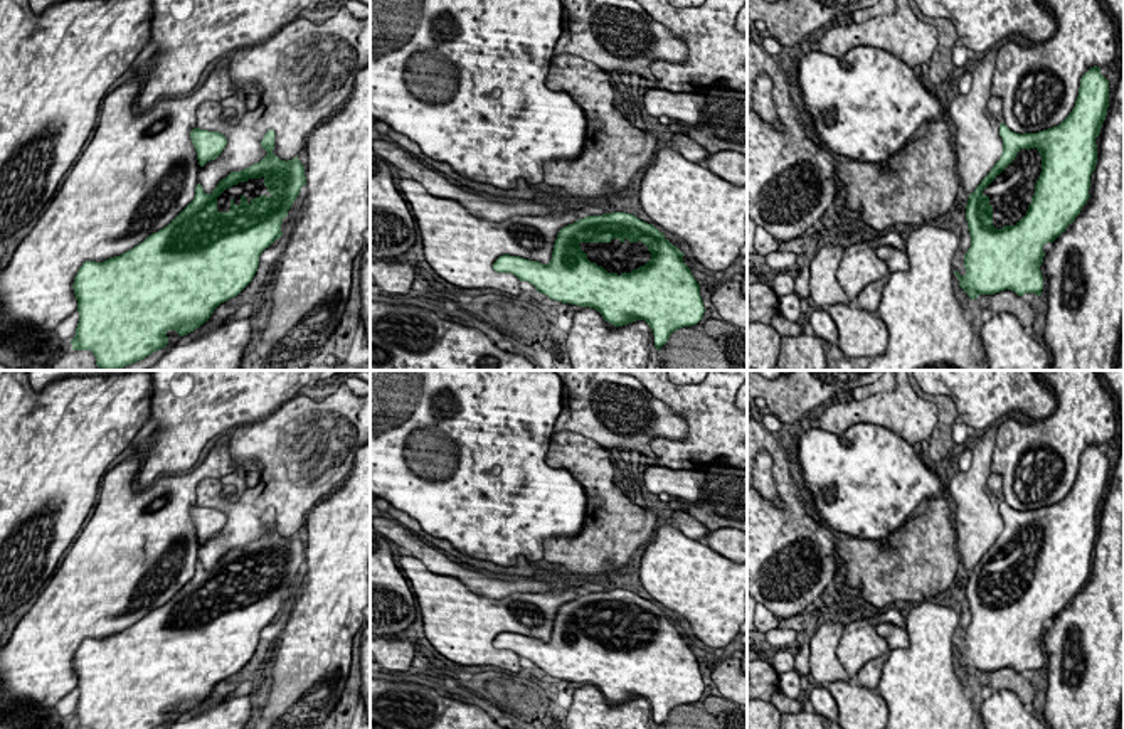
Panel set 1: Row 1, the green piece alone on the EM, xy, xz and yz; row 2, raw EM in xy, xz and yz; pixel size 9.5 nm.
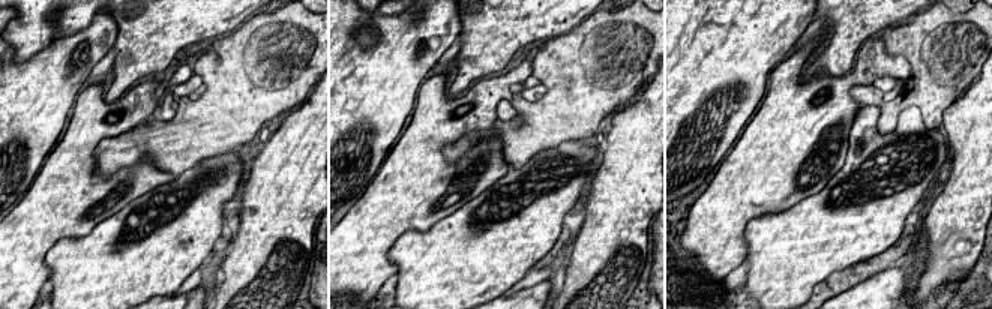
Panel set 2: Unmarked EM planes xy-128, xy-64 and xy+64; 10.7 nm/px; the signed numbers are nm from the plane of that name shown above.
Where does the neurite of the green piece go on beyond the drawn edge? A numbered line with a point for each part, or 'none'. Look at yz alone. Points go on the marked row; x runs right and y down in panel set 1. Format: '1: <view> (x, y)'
1: yz (1010, 192)

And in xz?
1: xz (615, 256)

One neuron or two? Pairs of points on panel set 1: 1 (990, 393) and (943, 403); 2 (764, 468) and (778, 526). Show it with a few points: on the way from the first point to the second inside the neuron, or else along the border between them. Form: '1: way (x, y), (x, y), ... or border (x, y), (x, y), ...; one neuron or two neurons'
1: border (921, 388), (931, 394), (946, 394), (959, 418); two neurons
2: border (773, 462), (773, 482), (779, 505); two neurons

